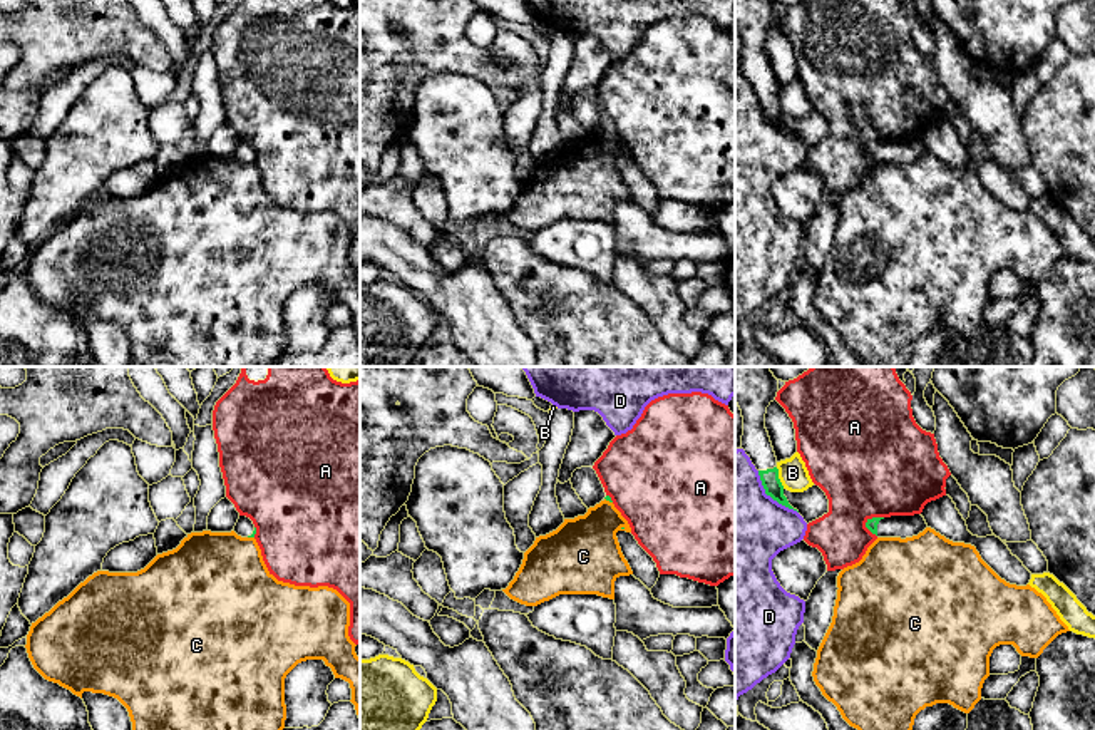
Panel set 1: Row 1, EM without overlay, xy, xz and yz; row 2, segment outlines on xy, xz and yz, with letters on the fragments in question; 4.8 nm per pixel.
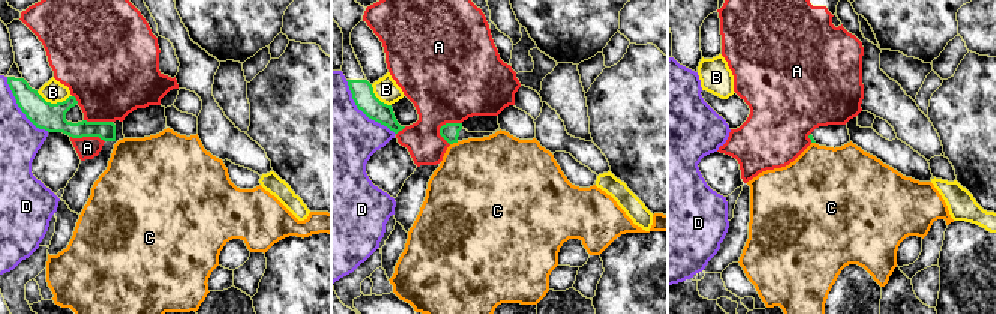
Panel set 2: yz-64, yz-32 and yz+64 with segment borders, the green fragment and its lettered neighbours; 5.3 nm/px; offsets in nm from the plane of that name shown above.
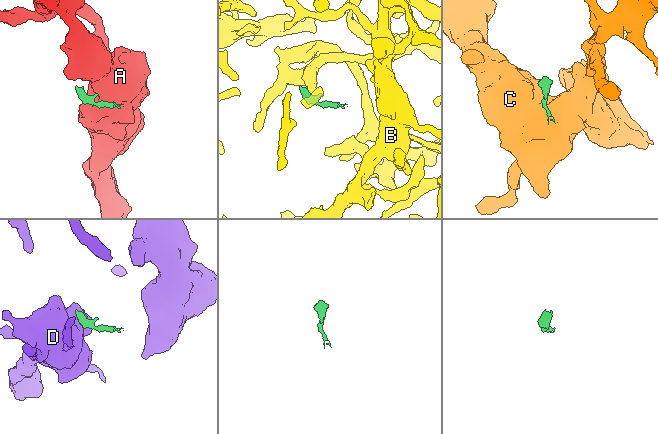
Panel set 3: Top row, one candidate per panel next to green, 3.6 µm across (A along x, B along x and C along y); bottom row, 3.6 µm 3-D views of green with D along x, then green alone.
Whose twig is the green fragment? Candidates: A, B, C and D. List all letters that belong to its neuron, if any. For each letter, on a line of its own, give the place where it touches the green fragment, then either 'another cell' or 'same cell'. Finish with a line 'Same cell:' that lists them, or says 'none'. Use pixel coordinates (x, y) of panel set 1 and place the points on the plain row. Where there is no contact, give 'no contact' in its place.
A: contact yz (868, 146); another cell
B: contact yz (777, 102); another cell
C: contact xz (608, 124); another cell
D: contact yz (771, 121); another cell
Same cell: none

